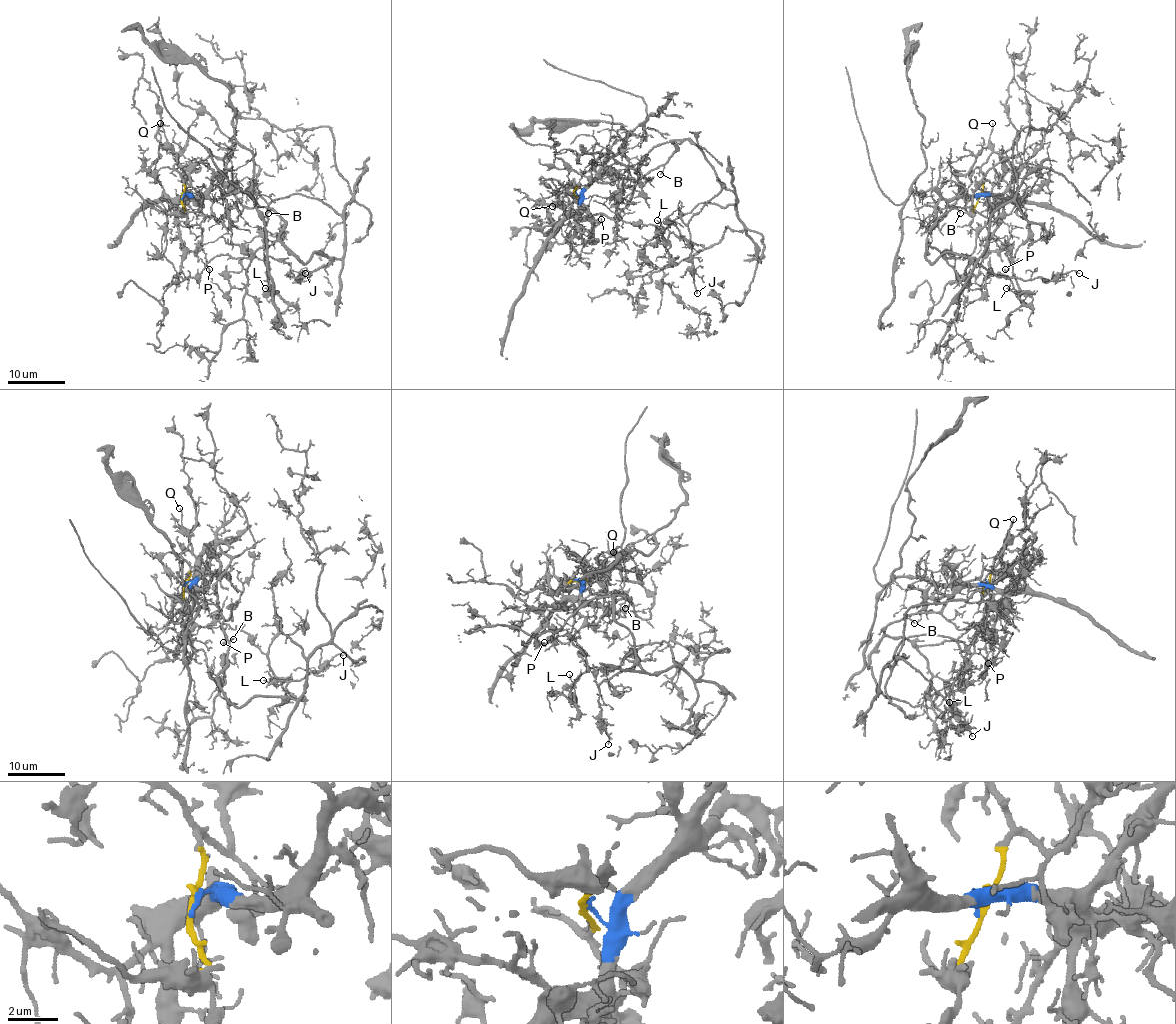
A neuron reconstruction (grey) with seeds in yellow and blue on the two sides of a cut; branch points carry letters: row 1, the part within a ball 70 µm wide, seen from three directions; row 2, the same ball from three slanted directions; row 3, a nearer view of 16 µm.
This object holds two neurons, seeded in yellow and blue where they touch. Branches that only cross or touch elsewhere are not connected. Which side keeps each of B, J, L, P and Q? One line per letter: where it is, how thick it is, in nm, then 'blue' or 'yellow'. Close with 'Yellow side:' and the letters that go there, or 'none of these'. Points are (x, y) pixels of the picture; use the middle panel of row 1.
B: place (660, 174); calibre 140 nm; yellow
J: place (697, 293); calibre 150 nm; yellow
L: place (657, 220); calibre 140 nm; yellow
P: place (601, 219); calibre 200 nm; blue
Q: place (552, 206); calibre 120 nm; yellow
Yellow side: B, J, L, Q

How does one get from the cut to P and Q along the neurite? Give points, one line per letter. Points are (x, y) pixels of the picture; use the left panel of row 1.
P: (182, 197), (187, 194), (176, 204), (176, 229), (187, 248), (202, 250), (210, 269)
Q: (182, 197), (182, 177), (175, 168), (176, 155), (161, 122)

